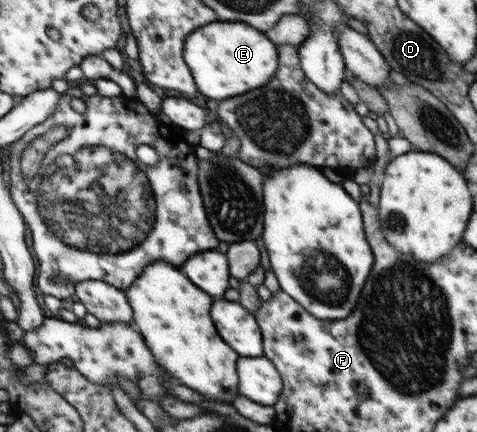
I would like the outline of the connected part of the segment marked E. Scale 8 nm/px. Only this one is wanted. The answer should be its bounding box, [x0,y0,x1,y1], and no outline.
[183,21,278,99]

